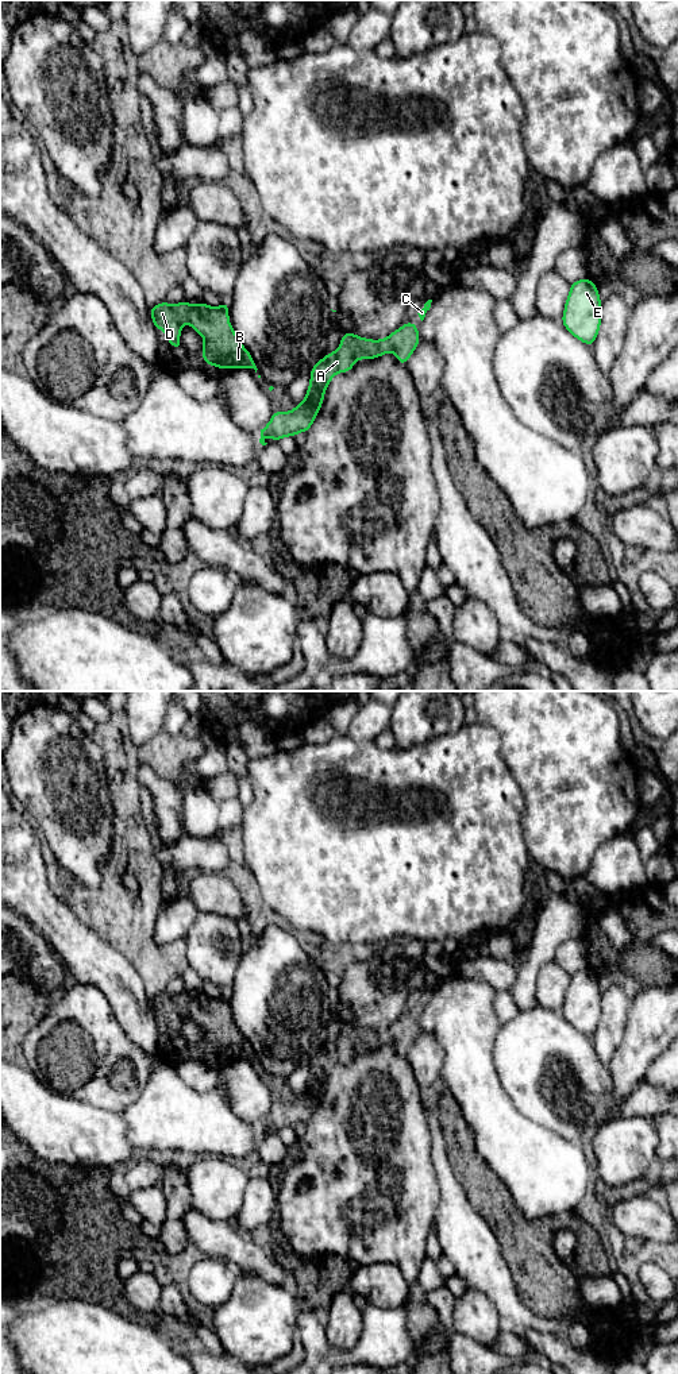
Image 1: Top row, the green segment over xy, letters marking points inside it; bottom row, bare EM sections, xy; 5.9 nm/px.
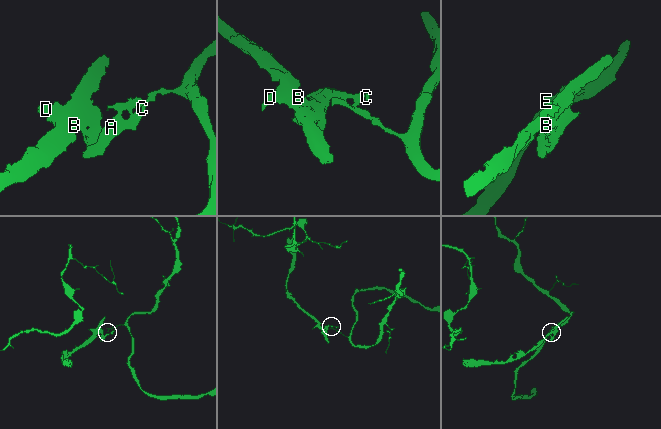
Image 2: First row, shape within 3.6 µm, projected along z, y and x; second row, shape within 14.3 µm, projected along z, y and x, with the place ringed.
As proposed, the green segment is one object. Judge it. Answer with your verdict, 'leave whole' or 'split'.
split

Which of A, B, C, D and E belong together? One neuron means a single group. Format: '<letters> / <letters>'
A C E / B D

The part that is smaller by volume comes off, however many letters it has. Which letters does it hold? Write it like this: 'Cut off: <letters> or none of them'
Cut off: B, D

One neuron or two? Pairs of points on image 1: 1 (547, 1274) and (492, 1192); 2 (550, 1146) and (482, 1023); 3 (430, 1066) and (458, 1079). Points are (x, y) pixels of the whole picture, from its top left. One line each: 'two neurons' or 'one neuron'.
1: one neuron
2: one neuron
3: two neurons

